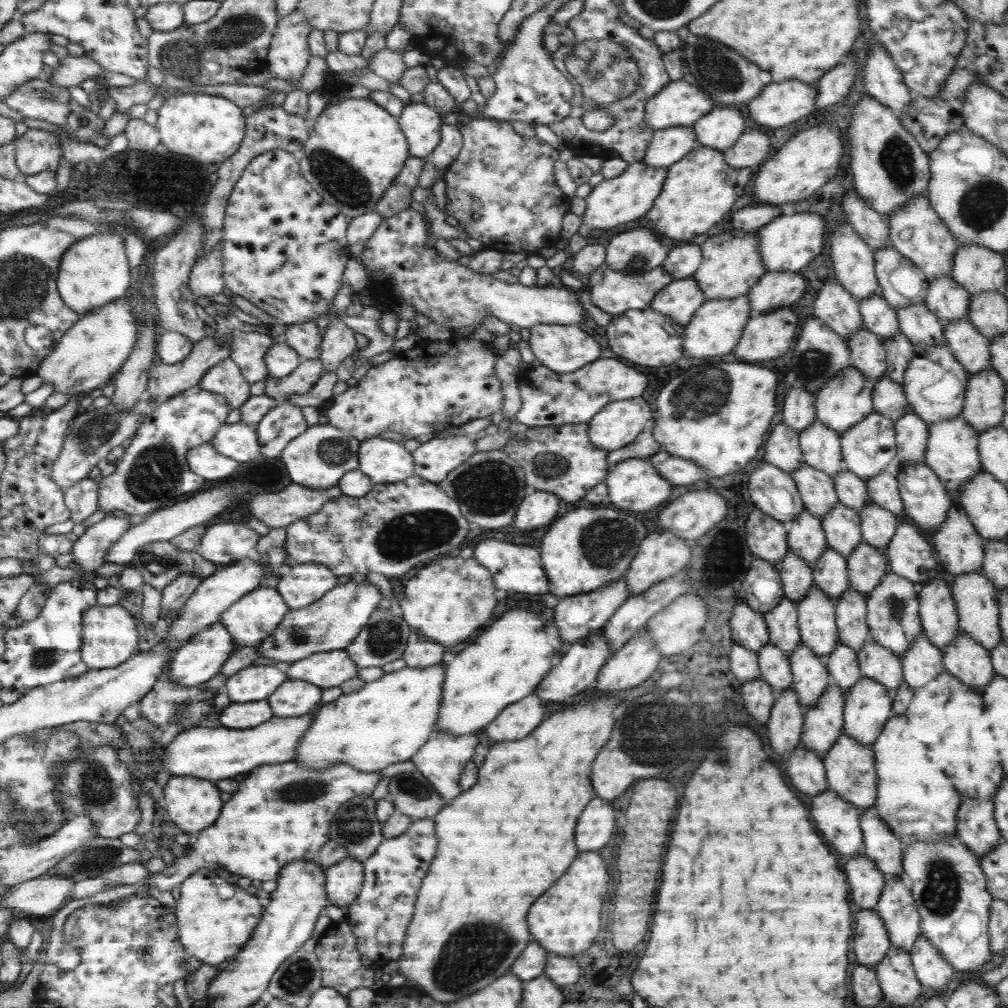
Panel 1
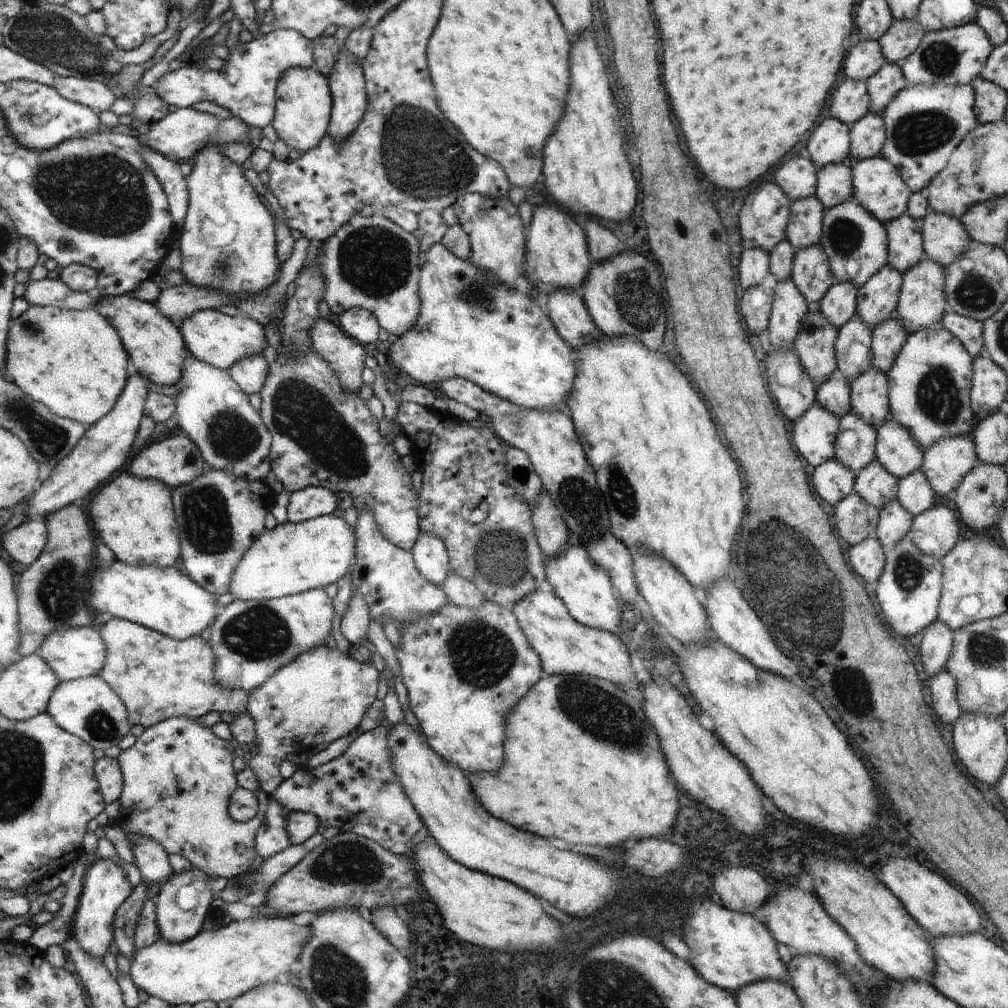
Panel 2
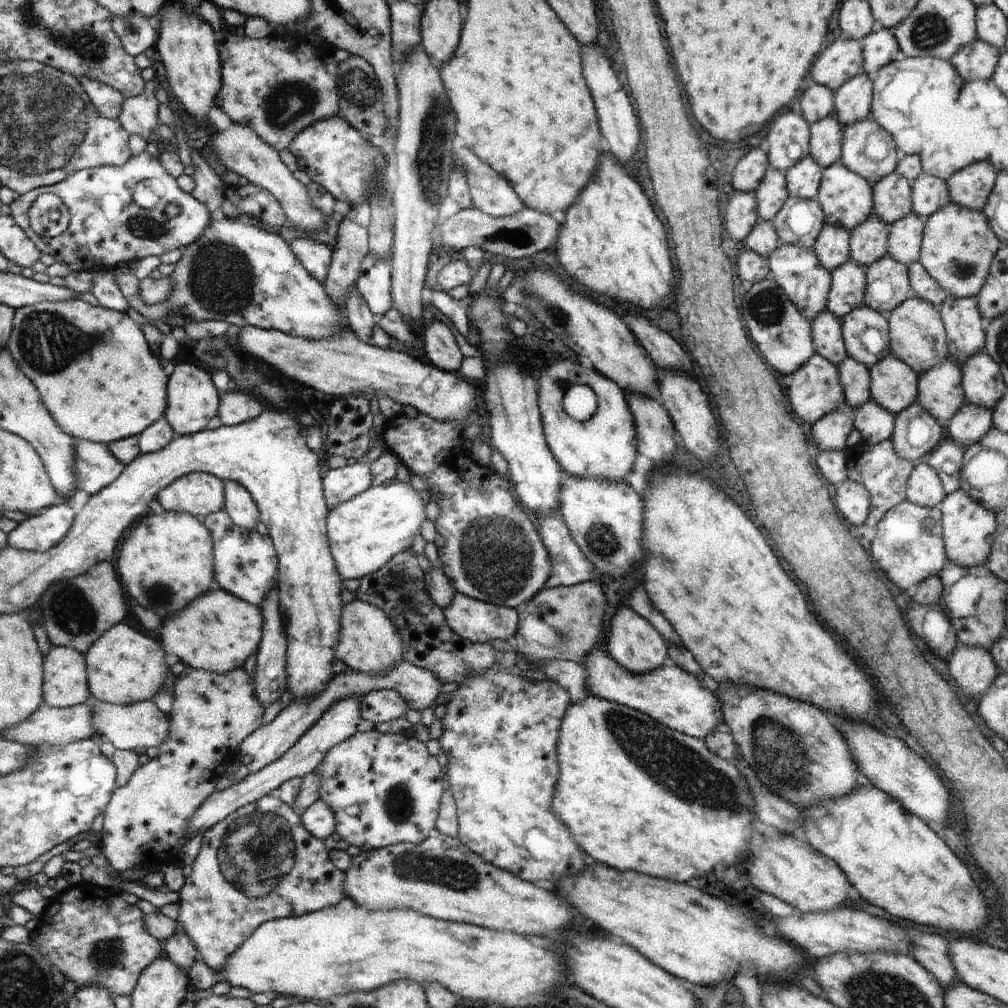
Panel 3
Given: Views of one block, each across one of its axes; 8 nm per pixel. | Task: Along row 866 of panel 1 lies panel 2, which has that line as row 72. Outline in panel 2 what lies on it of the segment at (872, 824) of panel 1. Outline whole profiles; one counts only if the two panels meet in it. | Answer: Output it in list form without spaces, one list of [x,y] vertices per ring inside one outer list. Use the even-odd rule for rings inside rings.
[[[889,63],[883,64],[873,76],[864,80],[864,83],[869,95],[868,110],[878,115],[882,114],[896,92],[909,86],[899,67]]]

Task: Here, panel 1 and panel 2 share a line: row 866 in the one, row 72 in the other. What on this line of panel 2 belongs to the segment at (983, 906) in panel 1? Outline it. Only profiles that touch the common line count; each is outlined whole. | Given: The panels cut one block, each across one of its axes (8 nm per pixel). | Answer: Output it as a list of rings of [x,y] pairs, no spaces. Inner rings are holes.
[[[967,23],[952,29],[925,31],[919,46],[896,65],[909,85],[936,84],[945,86],[967,85],[980,76],[986,58],[992,49],[987,35],[977,23]]]

